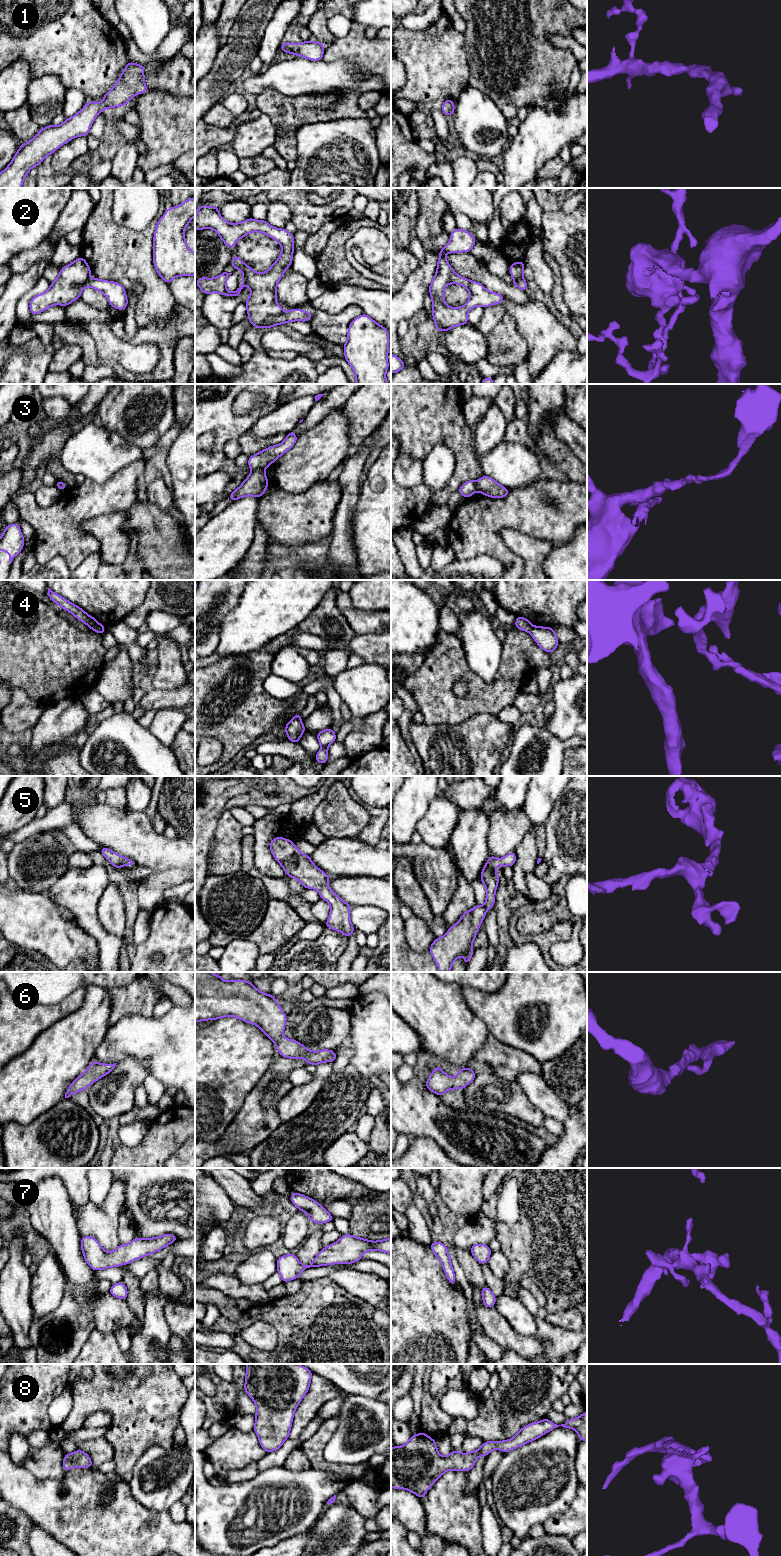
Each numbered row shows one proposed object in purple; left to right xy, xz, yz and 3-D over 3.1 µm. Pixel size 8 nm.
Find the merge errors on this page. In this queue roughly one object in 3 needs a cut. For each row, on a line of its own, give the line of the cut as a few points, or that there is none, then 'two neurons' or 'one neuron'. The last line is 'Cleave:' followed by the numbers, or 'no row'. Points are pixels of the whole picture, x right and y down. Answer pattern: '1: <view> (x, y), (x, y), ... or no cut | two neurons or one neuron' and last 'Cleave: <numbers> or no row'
1: no cut | one neuron
2: xz (283, 312), (269, 317), (261, 328) | two neurons
3: xz (252, 469), (262, 470) | two neurons
4: yz (532, 626), (529, 631) | two neurons
5: no cut | one neuron
6: no cut | one neuron
7: no cut | one neuron
8: no cut | one neuron
Cleave: 2, 3, 4

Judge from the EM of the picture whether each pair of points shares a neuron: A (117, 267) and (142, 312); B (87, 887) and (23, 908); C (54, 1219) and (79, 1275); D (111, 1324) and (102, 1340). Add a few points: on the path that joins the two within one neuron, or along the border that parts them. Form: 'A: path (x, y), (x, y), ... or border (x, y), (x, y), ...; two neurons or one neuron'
A: path (131, 271), (146, 286), (146, 298); one neuron
B: border (47, 895), (56, 904); two neurons
C: path (62, 1233), (71, 1261); one neuron
D: border (96, 1327), (101, 1332), (113, 1334); two neurons

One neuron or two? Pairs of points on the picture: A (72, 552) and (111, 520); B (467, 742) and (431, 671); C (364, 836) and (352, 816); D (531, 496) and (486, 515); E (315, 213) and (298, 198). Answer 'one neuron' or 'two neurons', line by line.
A: two neurons
B: two neurons
C: two neurons
D: one neuron
E: one neuron

